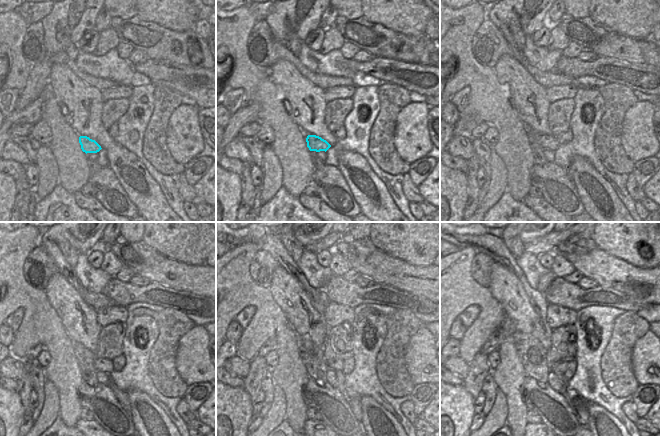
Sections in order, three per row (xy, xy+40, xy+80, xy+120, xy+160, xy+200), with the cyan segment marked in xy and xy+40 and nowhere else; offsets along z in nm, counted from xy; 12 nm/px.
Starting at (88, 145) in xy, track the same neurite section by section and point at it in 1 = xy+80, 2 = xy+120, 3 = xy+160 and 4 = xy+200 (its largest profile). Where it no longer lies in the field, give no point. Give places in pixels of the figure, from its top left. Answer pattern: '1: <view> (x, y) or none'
1: xy+80 (551, 142)
2: xy+120 (101, 365)
3: xy+160 (331, 365)
4: xy+200 (559, 367)

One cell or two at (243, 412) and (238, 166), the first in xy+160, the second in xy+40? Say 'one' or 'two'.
two

